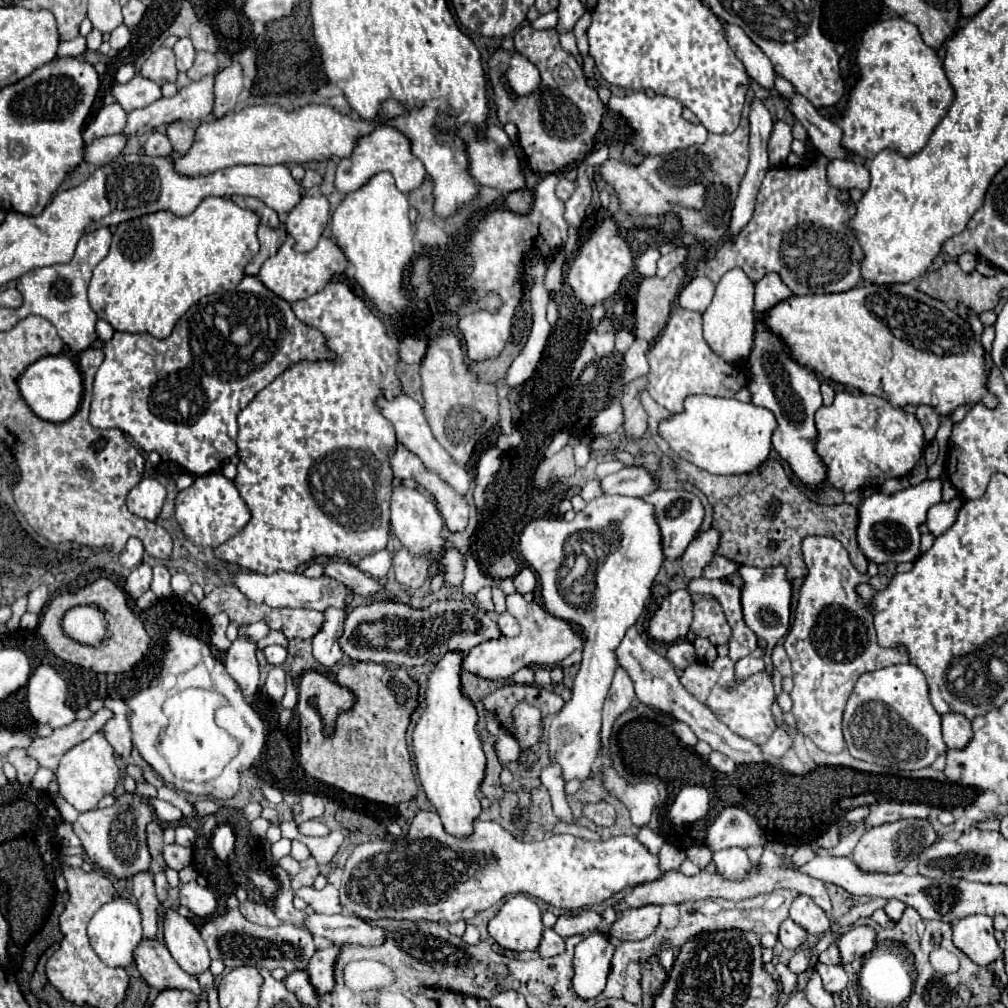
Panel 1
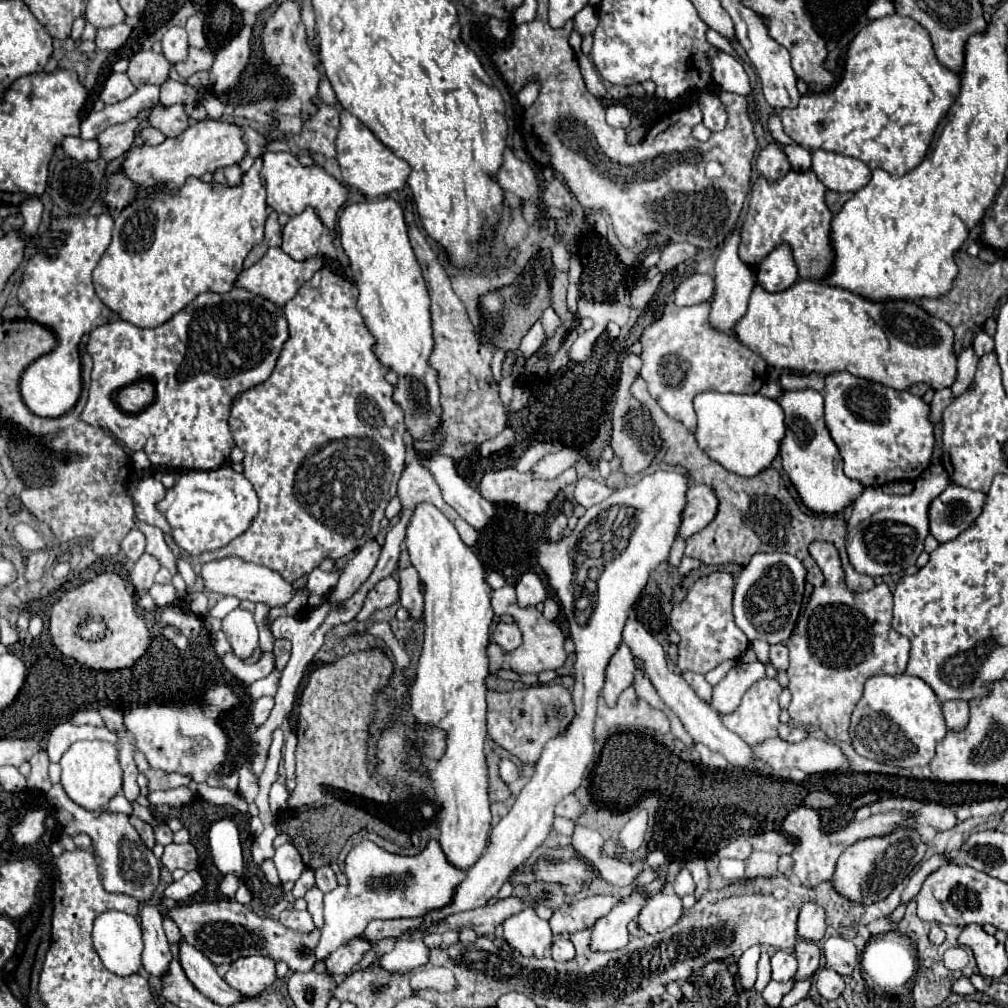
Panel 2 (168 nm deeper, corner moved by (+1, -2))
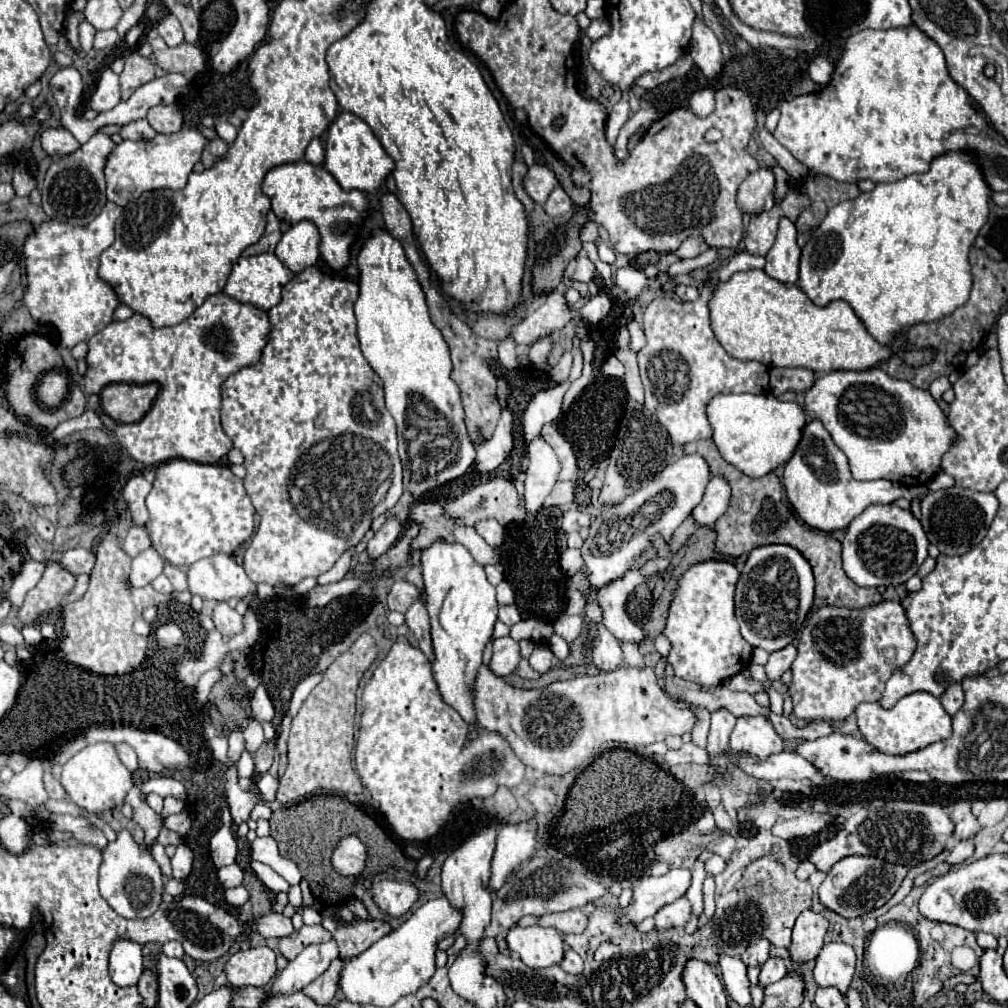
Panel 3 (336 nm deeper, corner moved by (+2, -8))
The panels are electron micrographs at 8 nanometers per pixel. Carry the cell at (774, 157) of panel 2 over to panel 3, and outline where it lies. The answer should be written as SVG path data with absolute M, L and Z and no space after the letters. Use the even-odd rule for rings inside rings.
M762 166L754 174L748 174L738 190L738 206L742 212L756 214L770 210L776 202L774 198L774 170L772 166Z

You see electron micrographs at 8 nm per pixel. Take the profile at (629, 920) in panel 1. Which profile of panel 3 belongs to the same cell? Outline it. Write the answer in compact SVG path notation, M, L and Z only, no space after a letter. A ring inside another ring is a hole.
M678 898L678 902L672 902L670 906L662 906L662 910L658 910L658 914L654 916L656 930L682 928L688 922L690 912L692 912L692 908L686 898Z

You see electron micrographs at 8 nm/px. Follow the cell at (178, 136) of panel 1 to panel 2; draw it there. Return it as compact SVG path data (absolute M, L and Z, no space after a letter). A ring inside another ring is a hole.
M157 104L149 110L147 120L153 128L161 130L167 138L179 136L179 132L183 132L183 128L189 126L189 118L187 118L185 108L181 104L173 104L173 106Z

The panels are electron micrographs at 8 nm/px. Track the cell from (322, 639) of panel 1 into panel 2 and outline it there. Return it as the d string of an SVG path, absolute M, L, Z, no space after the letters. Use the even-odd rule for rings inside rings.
M375 538L365 542L357 550L357 554L345 564L329 600L343 600L343 596L351 596L351 592L355 592L355 588L359 588L359 584L363 584L363 580L367 580L367 576L373 572L379 554L381 554L381 544Z

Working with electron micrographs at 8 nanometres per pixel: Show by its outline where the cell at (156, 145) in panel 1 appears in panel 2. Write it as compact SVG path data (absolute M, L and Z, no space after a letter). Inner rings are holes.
M143 126L143 128L139 128L139 132L137 132L147 144L161 144L163 140L165 140L165 136L157 130L157 128L153 128L153 126Z

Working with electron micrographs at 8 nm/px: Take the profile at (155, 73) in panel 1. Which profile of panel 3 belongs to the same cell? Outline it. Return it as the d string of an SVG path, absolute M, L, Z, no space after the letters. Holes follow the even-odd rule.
M138 52L126 56L126 66L124 66L124 72L120 74L120 86L122 86L122 100L130 98L130 94L156 78L156 72L154 72L154 64L150 58L144 58L140 56Z

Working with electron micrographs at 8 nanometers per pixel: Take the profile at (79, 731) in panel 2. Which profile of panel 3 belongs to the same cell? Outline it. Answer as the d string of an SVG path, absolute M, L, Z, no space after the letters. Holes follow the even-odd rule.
M116 744L116 754L120 756L120 760L124 762L124 766L126 766L128 770L136 770L136 768L138 768L136 752L134 752L130 746L126 746L126 744Z

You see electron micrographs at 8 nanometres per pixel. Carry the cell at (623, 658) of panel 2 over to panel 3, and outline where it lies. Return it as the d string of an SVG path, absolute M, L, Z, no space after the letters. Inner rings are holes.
M598 628L598 642L592 648L592 664L600 670L600 672L614 672L618 668L622 668L624 662L624 652L618 644L618 640L604 628Z

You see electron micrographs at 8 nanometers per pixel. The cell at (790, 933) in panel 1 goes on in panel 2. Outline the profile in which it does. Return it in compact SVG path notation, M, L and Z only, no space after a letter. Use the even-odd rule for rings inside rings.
M799 940L794 946L794 953L797 957L797 972L793 982L813 976L820 966L821 952L818 946L809 940Z

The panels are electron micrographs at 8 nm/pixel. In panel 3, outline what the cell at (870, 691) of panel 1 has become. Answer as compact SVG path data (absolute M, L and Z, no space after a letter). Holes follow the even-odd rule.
M914 692L900 698L892 708L884 708L878 702L862 702L856 708L858 730L862 738L882 754L910 754L922 750L934 742L946 740L952 734L950 716L944 712L938 698L926 692Z

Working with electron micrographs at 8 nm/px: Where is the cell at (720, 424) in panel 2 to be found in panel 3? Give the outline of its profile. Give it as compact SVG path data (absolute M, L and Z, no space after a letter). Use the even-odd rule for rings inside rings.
M718 394L706 406L706 416L712 428L712 440L722 458L750 478L762 478L780 464L786 464L794 454L800 430L806 424L806 416L796 402L780 402L772 394Z

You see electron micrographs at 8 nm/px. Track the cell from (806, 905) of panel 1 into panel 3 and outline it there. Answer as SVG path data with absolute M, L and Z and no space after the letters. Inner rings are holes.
M804 910L798 916L792 930L792 946L790 946L792 960L804 964L816 958L824 944L826 932L828 932L828 920L822 914Z

